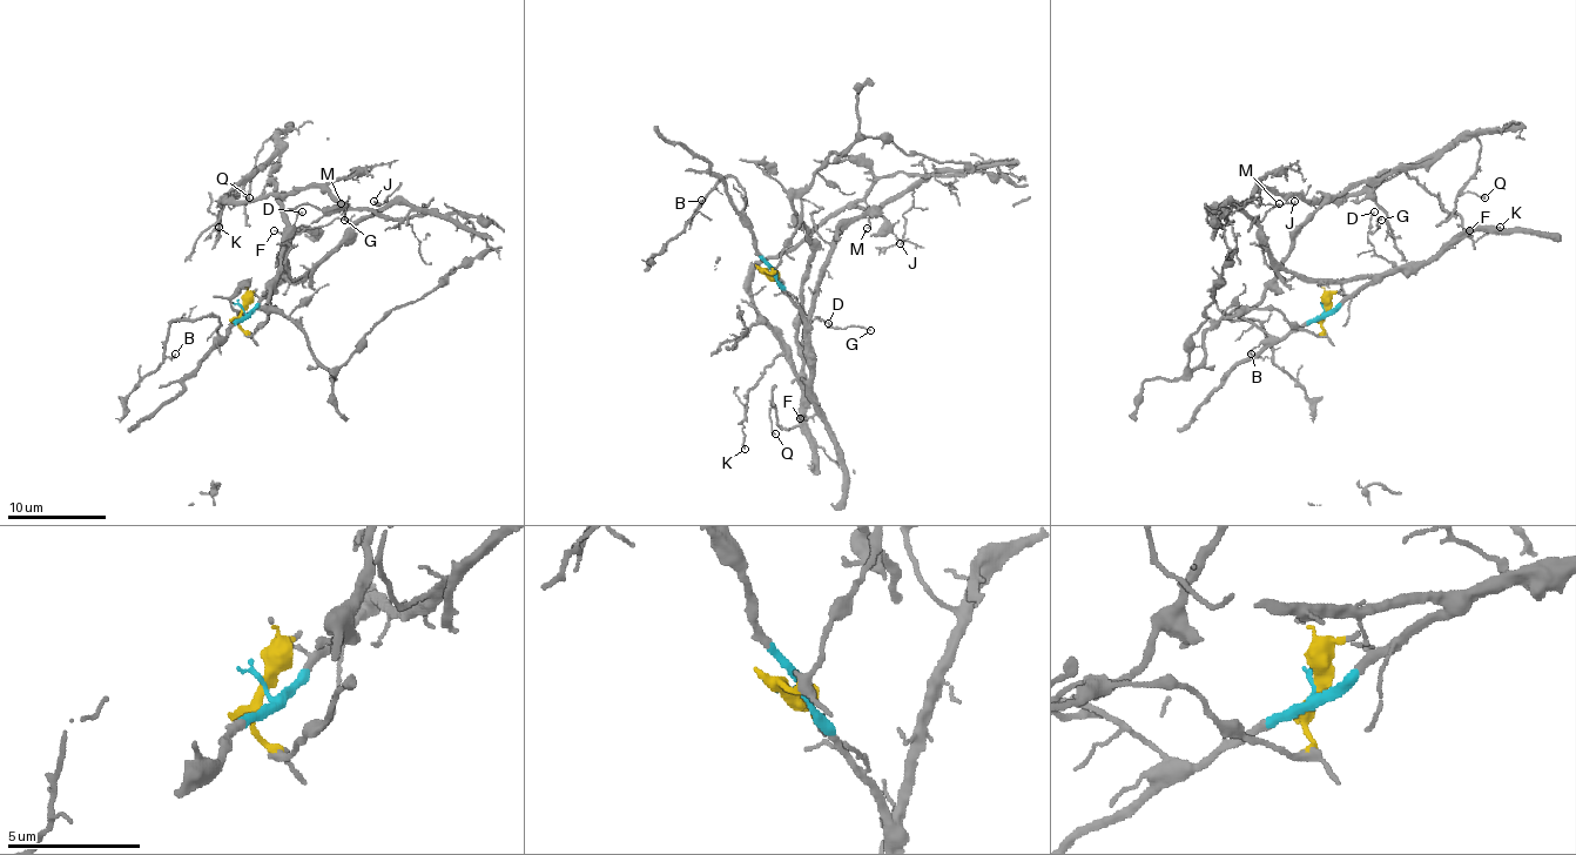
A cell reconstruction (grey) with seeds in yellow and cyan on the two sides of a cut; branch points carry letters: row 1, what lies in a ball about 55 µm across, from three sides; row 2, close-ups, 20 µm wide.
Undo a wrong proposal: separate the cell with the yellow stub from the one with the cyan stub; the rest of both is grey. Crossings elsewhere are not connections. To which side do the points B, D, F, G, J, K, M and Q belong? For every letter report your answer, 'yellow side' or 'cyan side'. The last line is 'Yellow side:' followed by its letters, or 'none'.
B: cyan side
D: cyan side
F: cyan side
G: cyan side
J: cyan side
K: yellow side
M: cyan side
Q: yellow side
Yellow side: K, Q

